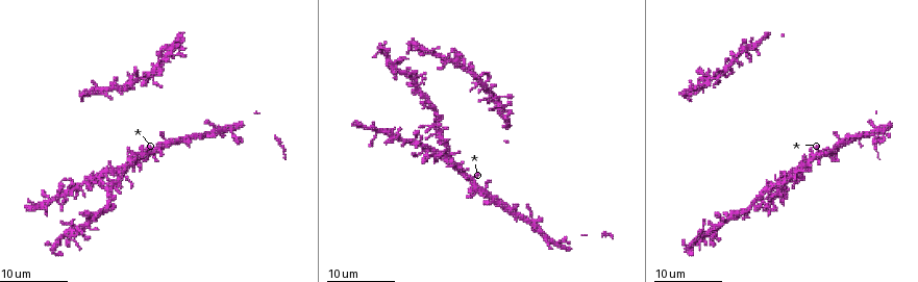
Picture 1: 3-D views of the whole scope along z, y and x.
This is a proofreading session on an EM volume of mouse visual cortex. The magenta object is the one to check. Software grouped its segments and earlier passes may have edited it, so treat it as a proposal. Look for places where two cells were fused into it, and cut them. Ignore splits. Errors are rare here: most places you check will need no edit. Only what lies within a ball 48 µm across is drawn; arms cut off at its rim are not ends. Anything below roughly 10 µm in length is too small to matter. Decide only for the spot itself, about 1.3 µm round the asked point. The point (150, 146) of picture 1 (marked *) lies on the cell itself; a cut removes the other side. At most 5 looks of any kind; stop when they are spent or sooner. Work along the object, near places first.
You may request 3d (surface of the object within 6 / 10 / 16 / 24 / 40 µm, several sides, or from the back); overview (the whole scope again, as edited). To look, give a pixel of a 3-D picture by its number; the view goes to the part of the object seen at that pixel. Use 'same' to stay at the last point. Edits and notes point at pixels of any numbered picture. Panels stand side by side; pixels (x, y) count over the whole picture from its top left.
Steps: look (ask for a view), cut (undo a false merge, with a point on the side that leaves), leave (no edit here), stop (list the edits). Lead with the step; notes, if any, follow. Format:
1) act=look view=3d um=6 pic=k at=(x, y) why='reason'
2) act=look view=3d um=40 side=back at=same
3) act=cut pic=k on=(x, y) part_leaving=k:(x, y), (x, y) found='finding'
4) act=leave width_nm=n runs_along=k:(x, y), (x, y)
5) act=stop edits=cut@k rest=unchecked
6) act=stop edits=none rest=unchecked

act=look view=3d um=24 pic=1 at=(108, 203) why='sudden change in width'

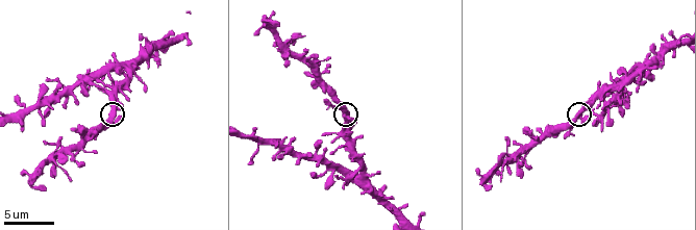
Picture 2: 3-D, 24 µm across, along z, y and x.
act=look view=3d um=10 pic=2 at=(575, 115) why='zoom in'

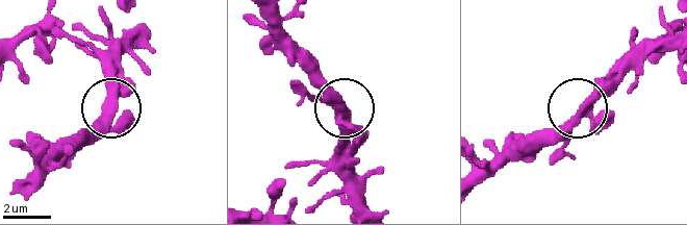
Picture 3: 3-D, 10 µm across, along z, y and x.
act=leave runs_along=3:(673, 35), (644, 49), (544, 143) found='all the same cell'

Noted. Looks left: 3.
act=look view=3d um=6 pic=2 at=(360, 176)

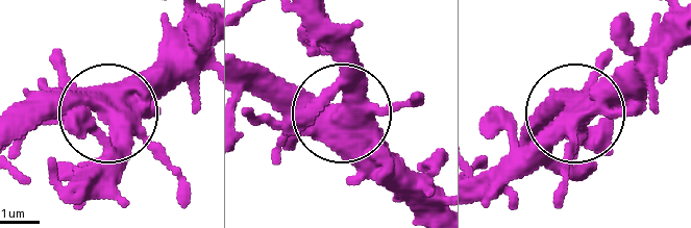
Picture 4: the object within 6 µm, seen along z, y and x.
act=leave side_arm_um=17 found='all the same cell'

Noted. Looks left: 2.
act=look view=3d um=16 pic=2 at=(397, 216) why='three-way junction'

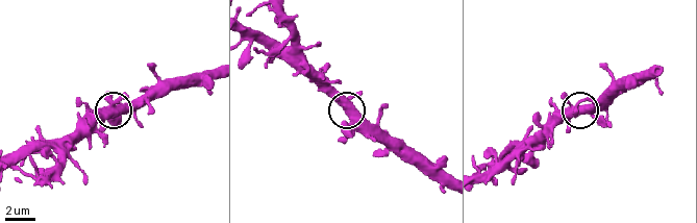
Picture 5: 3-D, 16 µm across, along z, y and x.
act=leave side_arm_um=31 found='one cell here'

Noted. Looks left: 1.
act=stop edits=none rest=unchecked

